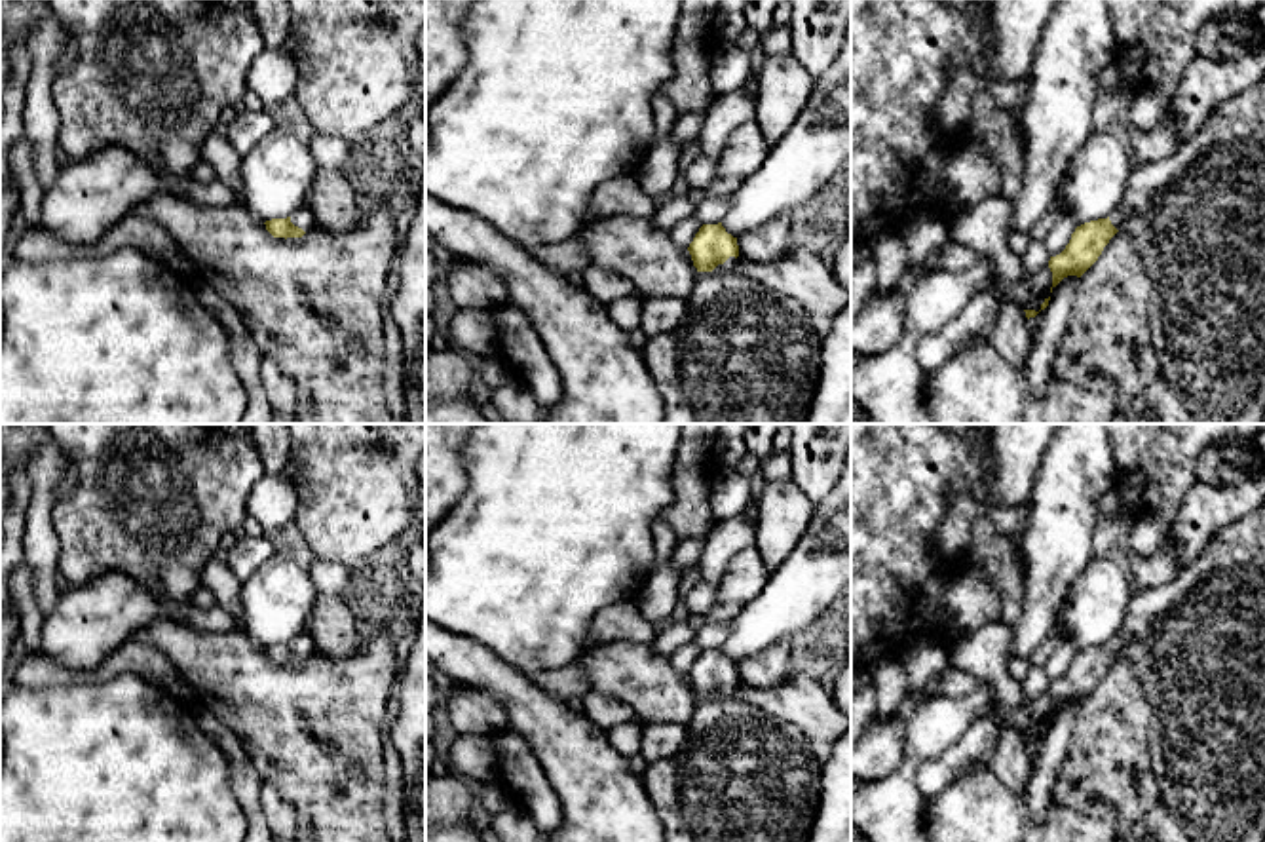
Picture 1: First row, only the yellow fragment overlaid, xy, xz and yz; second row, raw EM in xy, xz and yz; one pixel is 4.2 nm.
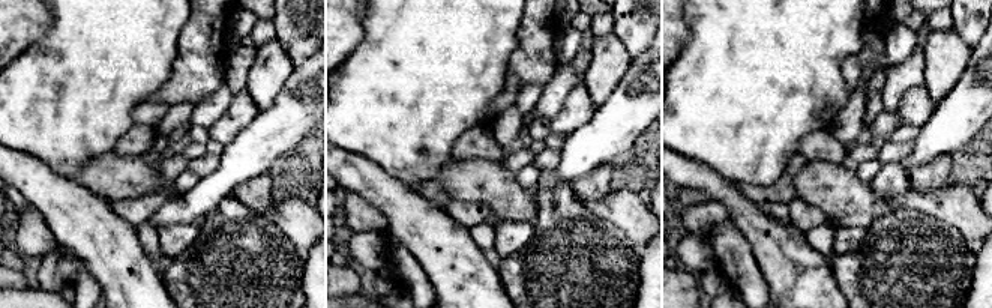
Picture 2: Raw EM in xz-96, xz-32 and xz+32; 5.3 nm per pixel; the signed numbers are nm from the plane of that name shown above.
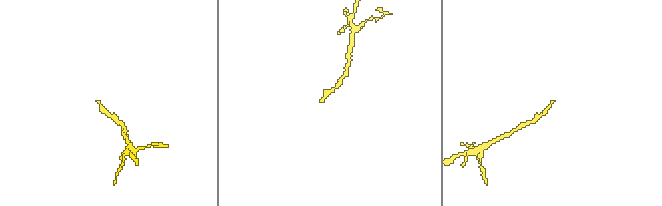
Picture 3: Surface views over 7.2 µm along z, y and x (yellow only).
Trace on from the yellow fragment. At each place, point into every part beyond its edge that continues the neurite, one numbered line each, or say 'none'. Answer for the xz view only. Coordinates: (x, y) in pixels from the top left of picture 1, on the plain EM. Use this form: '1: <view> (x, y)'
1: xz (741, 776)

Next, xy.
1: xy (302, 643)

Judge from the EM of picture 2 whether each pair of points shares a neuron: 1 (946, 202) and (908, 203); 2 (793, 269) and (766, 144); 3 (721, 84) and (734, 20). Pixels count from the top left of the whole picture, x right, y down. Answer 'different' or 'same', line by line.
1: same
2: different
3: same

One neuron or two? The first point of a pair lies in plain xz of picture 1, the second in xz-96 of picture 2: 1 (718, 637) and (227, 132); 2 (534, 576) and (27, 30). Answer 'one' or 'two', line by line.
1: two
2: two

